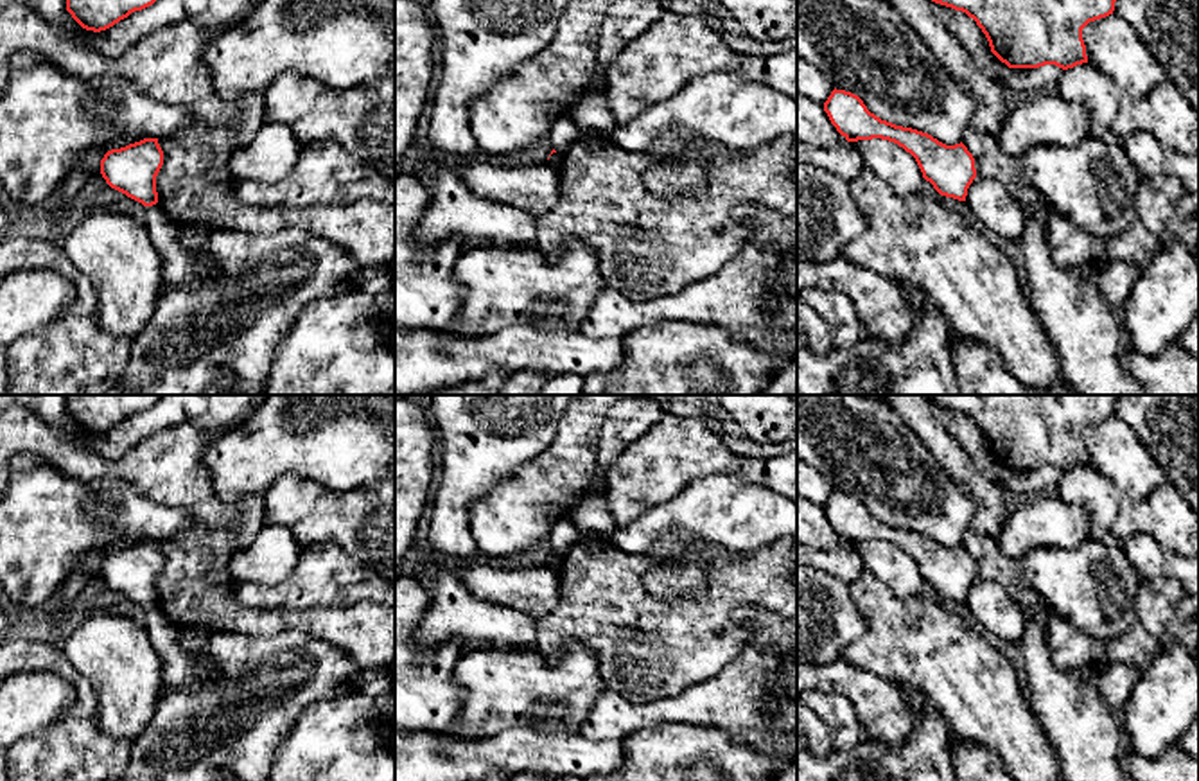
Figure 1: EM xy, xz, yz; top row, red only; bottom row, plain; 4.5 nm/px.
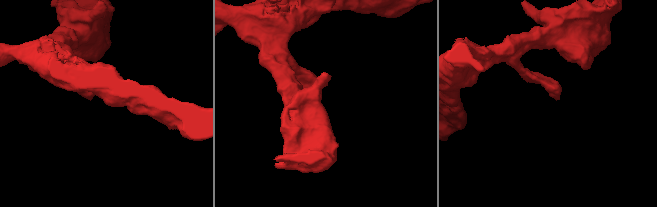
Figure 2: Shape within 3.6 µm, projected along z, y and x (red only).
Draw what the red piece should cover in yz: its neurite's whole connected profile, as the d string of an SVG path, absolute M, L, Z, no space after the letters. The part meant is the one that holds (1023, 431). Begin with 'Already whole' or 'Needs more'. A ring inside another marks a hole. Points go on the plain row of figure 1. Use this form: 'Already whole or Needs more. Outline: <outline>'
Already whole. Outline: M928 395L966 415L1009 470L1088 465L1082 431L1113 417L1118 395Z

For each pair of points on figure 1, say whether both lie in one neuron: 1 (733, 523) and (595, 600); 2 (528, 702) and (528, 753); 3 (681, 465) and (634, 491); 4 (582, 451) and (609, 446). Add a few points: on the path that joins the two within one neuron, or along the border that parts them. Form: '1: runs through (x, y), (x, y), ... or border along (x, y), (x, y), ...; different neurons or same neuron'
1: border along (657, 544), (668, 534), (684, 532), (738, 553); different neurons
2: border along (569, 735), (501, 729), (487, 738); different neurons
3: runs through (670, 465), (659, 465), (645, 480); same neuron
4: border along (609, 413), (598, 437), (598, 473), (587, 489); different neurons

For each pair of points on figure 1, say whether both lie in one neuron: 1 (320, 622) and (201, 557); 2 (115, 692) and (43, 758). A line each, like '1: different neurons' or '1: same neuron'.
1: same neuron
2: different neurons

